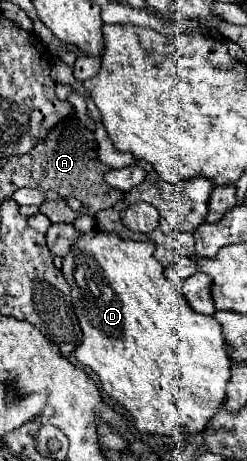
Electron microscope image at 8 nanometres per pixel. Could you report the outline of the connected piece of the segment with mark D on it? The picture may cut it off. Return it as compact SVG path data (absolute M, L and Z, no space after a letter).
M87 232L79 238L79 242L75 244L75 248L71 248L71 252L63 258L63 276L71 288L71 300L73 300L73 310L79 318L81 330L83 330L83 344L75 350L75 358L83 364L89 366L101 380L101 388L103 392L115 400L117 404L121 404L129 414L131 414L131 422L135 426L137 432L145 432L145 434L163 434L163 436L173 436L177 430L187 428L187 434L199 434L207 428L209 420L217 414L217 410L223 406L223 402L227 400L227 384L231 378L231 362L227 356L227 346L225 346L225 338L221 332L221 324L213 318L213 316L205 316L205 314L197 314L179 294L179 288L167 280L163 276L163 266L153 258L155 252L155 244L151 242L127 242L121 240L119 236L109 236L107 232Z

